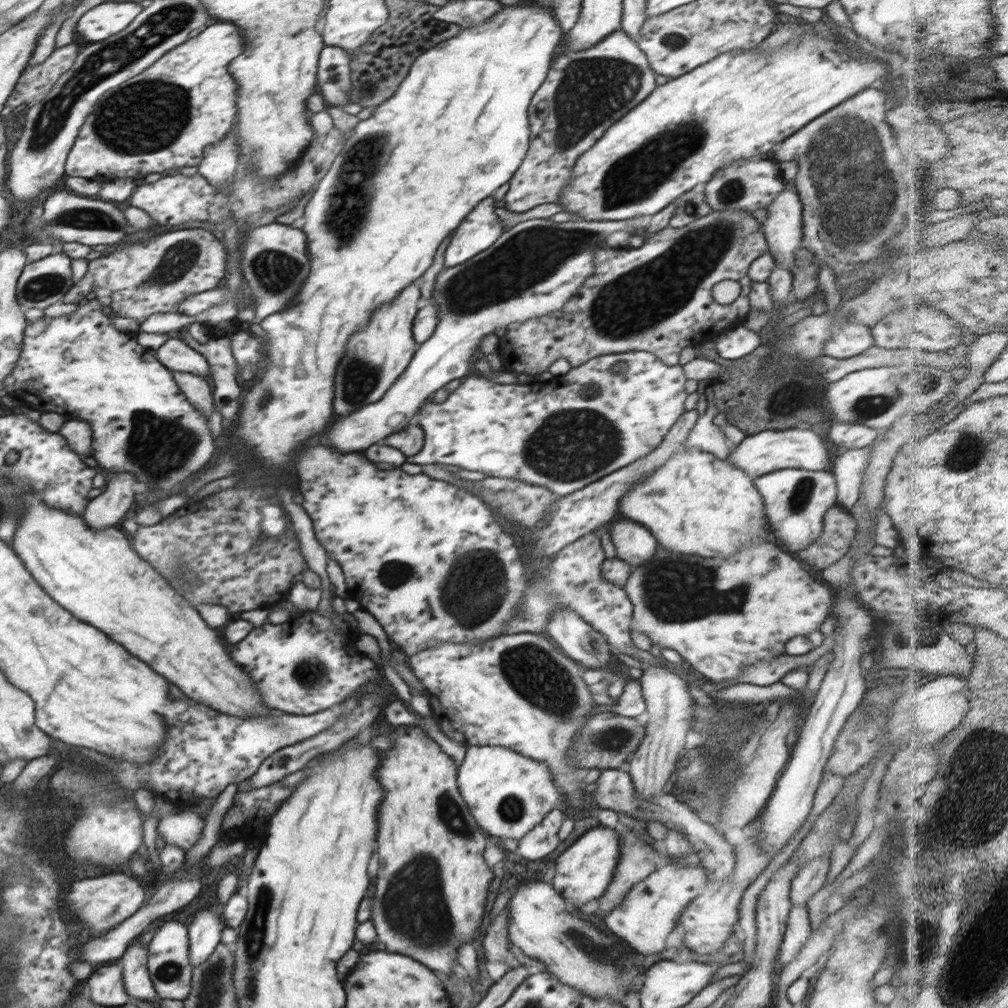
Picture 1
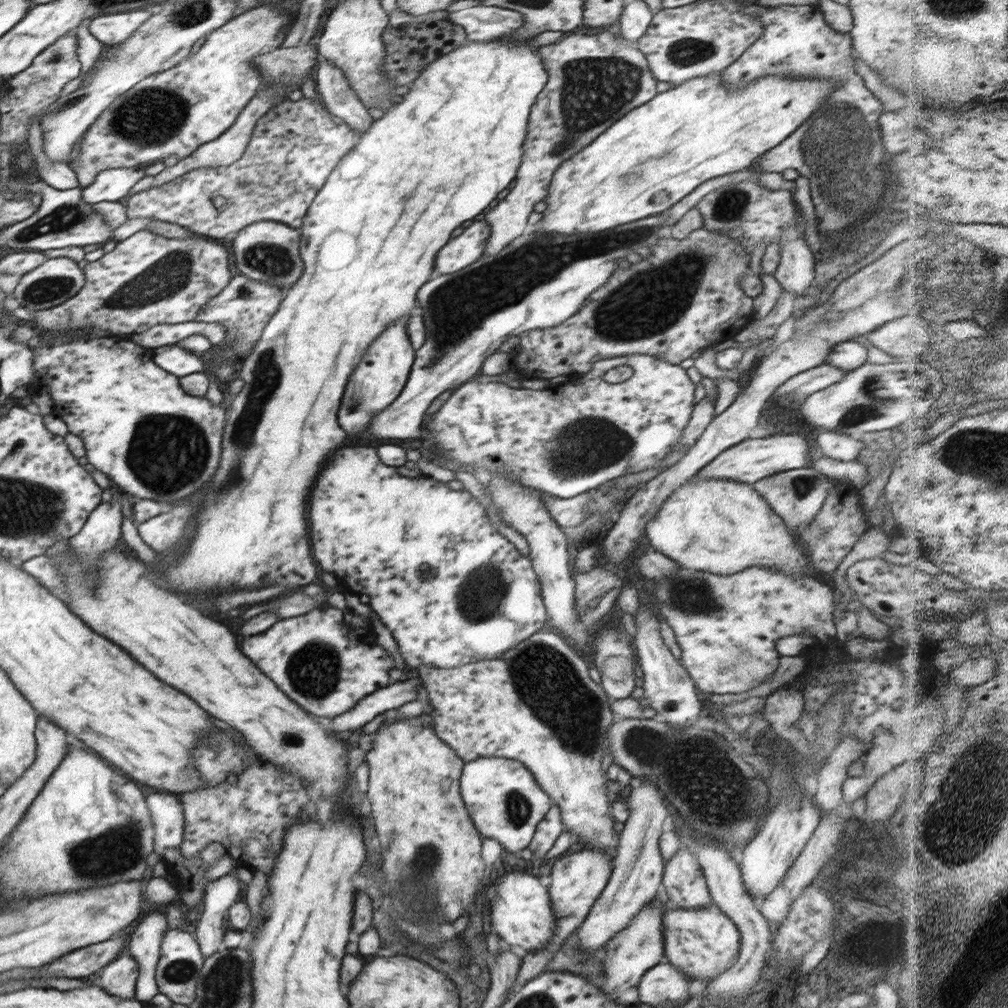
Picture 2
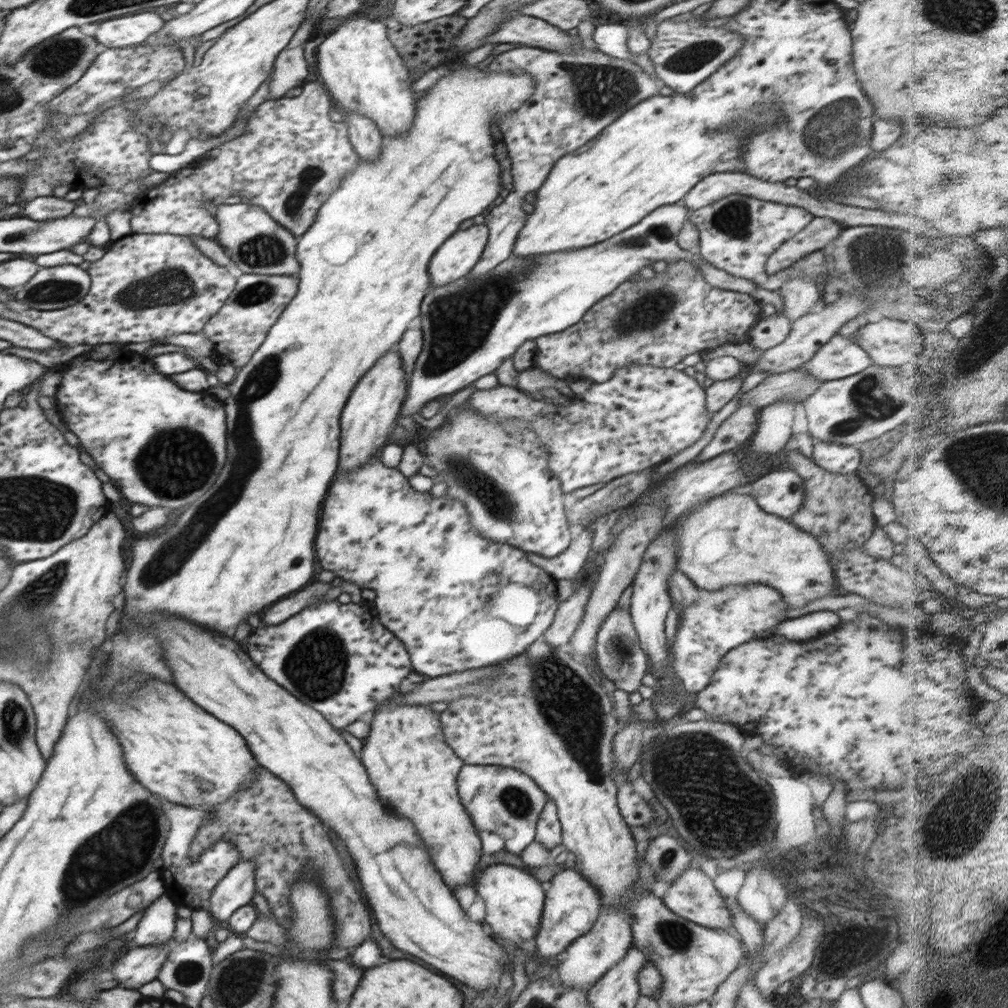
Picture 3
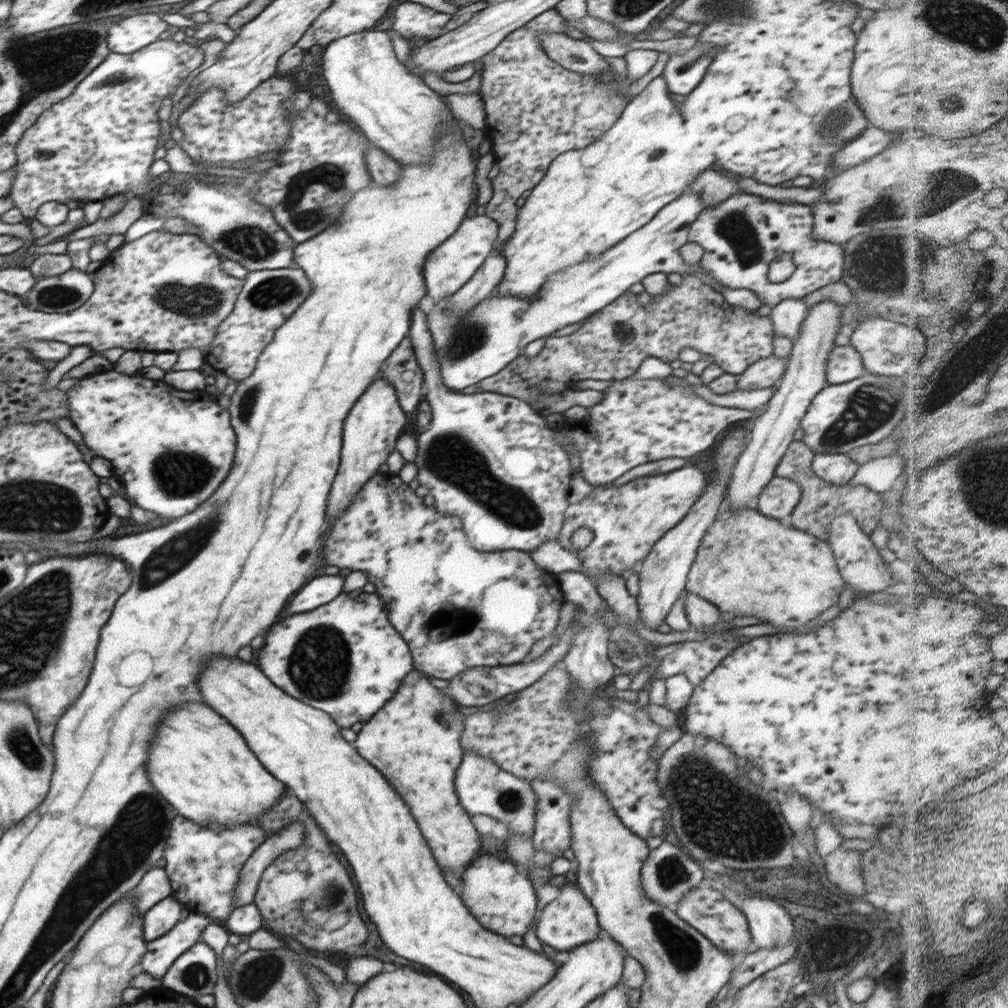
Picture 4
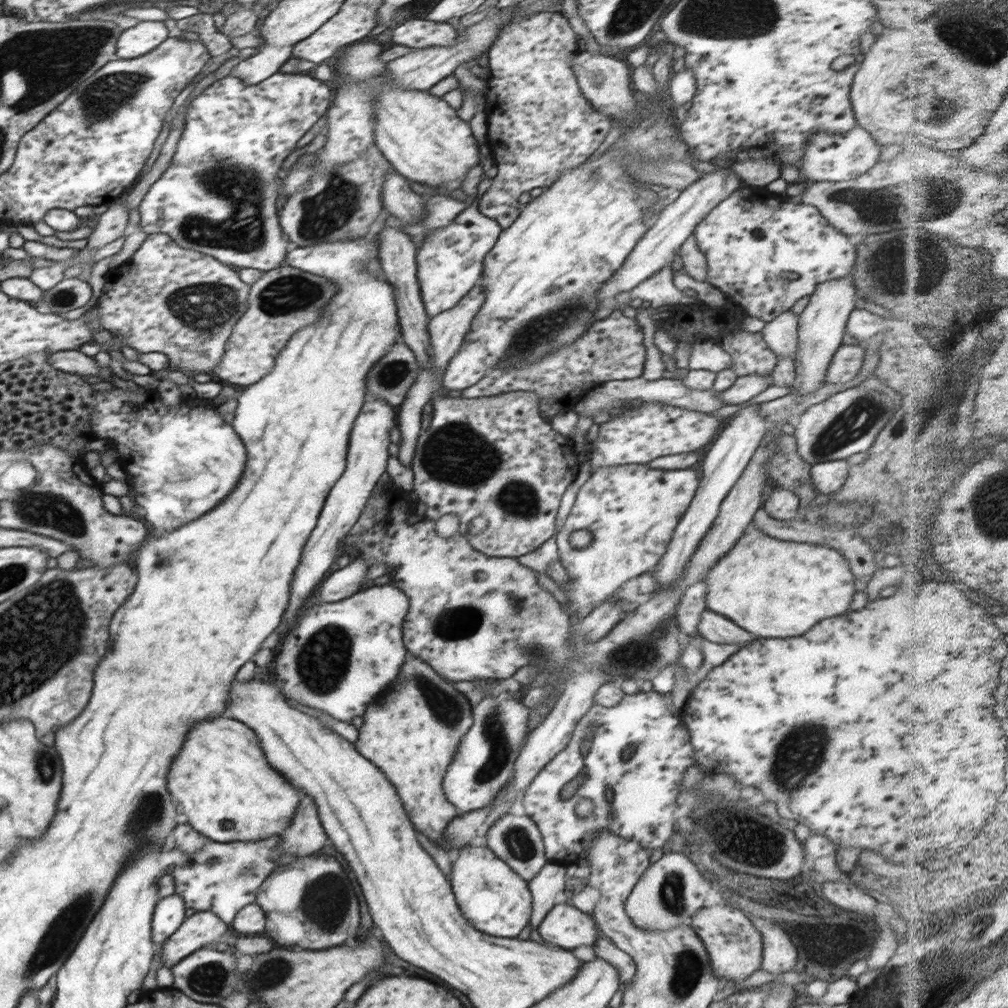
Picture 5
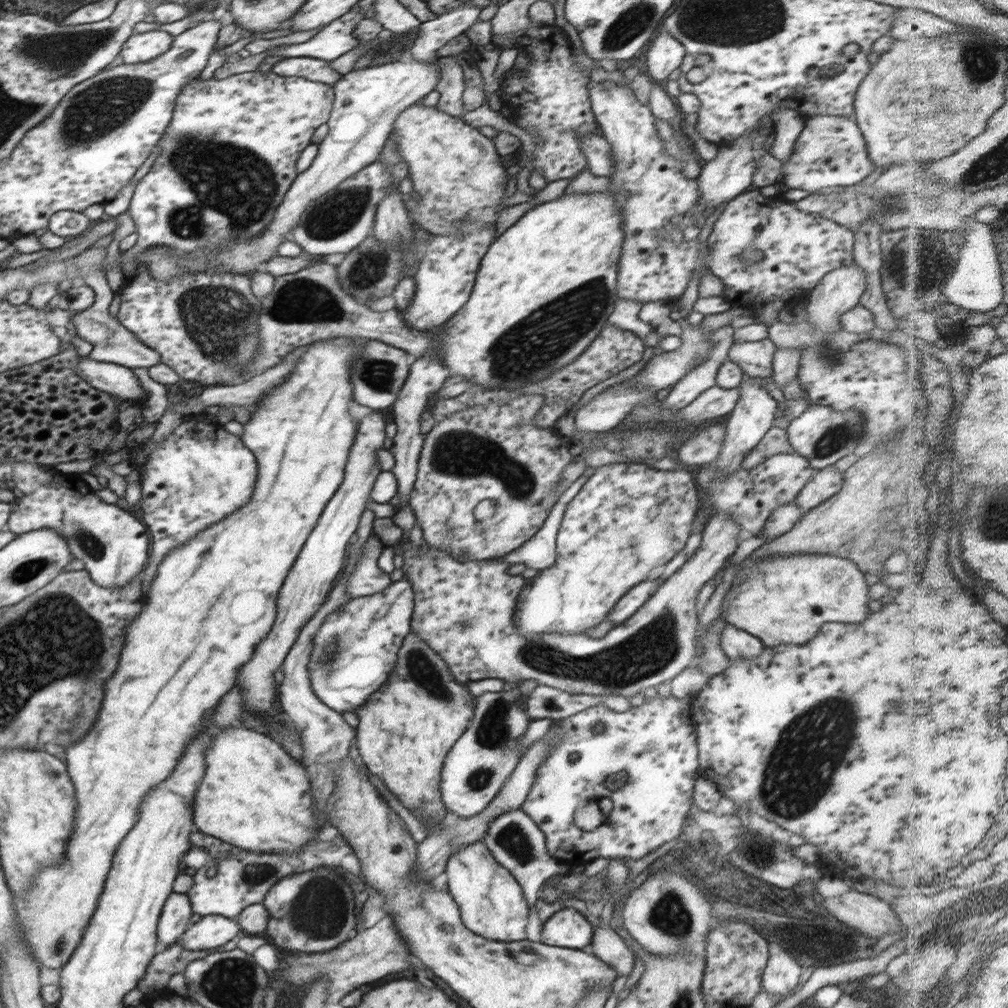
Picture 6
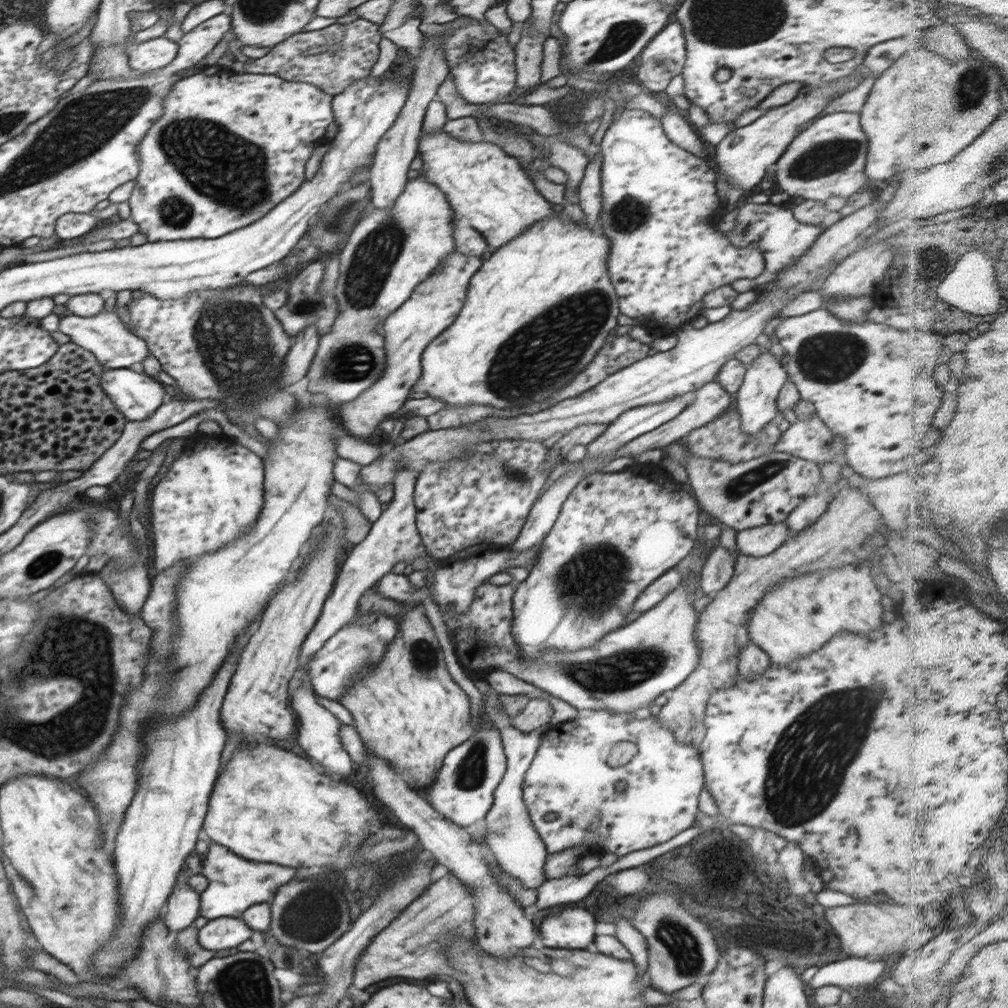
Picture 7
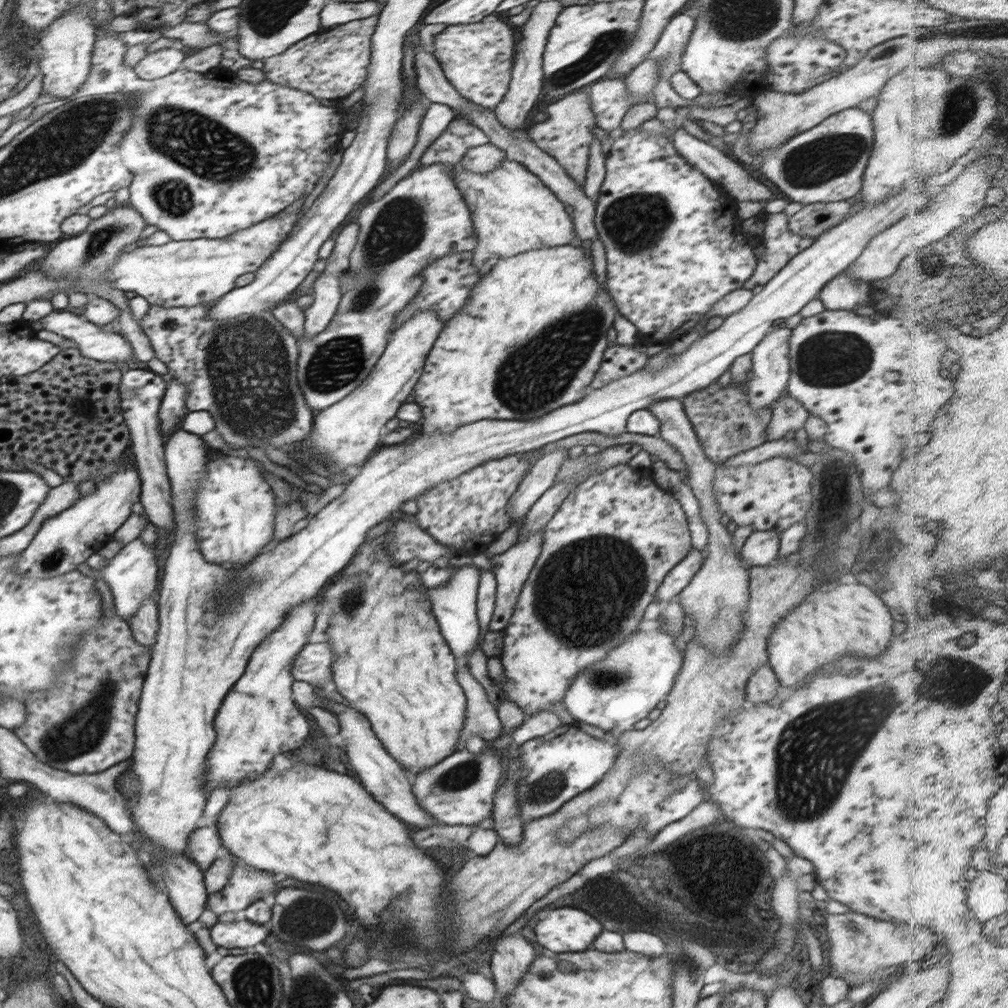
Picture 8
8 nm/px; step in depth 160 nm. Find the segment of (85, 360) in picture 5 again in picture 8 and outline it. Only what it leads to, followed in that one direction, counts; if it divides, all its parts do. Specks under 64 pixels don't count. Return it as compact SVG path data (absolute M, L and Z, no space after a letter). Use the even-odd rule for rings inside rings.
M149 369L123 370L119 382L121 411L131 434L129 451L134 456L141 478L139 501L142 503L148 522L166 532L171 532L176 529L175 514L171 499L171 482L166 472L165 439L161 435L158 418L166 387L167 382Z

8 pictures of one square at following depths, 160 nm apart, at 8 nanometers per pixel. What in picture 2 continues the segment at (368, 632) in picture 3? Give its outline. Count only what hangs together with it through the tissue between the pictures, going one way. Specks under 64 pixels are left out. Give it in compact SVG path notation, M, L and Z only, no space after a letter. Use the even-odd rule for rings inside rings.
M326 604L294 618L280 620L262 634L244 638L242 654L274 680L274 684L302 710L319 719L336 719L344 712L352 711L358 700L390 684L388 672L394 668L394 658L376 643L376 633L369 619L349 608L338 609Z

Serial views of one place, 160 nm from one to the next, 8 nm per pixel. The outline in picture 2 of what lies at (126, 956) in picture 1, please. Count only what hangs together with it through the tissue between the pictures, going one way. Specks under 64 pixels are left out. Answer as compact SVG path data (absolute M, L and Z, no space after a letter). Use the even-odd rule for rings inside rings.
M150 912L136 926L128 942L128 952L139 966L135 998L149 1001L159 993L155 979L155 968L161 959L161 944L168 930L166 916L160 912Z

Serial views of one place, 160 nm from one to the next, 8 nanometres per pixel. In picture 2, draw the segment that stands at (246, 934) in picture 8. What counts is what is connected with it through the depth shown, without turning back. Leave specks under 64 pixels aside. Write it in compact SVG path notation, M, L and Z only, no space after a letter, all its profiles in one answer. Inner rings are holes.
M122 954L110 964L104 966L100 976L94 982L102 990L120 998L135 998L136 983L139 977L139 966L130 954Z

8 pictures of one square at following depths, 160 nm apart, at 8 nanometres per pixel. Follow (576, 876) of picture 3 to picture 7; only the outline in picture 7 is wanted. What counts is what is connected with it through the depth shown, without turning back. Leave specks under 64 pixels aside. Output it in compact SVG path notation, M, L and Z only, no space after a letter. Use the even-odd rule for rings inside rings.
M572 908L572 910L560 912L558 916L548 916L540 926L540 936L542 936L544 946L548 948L586 949L596 936L594 914L580 910L580 908Z

